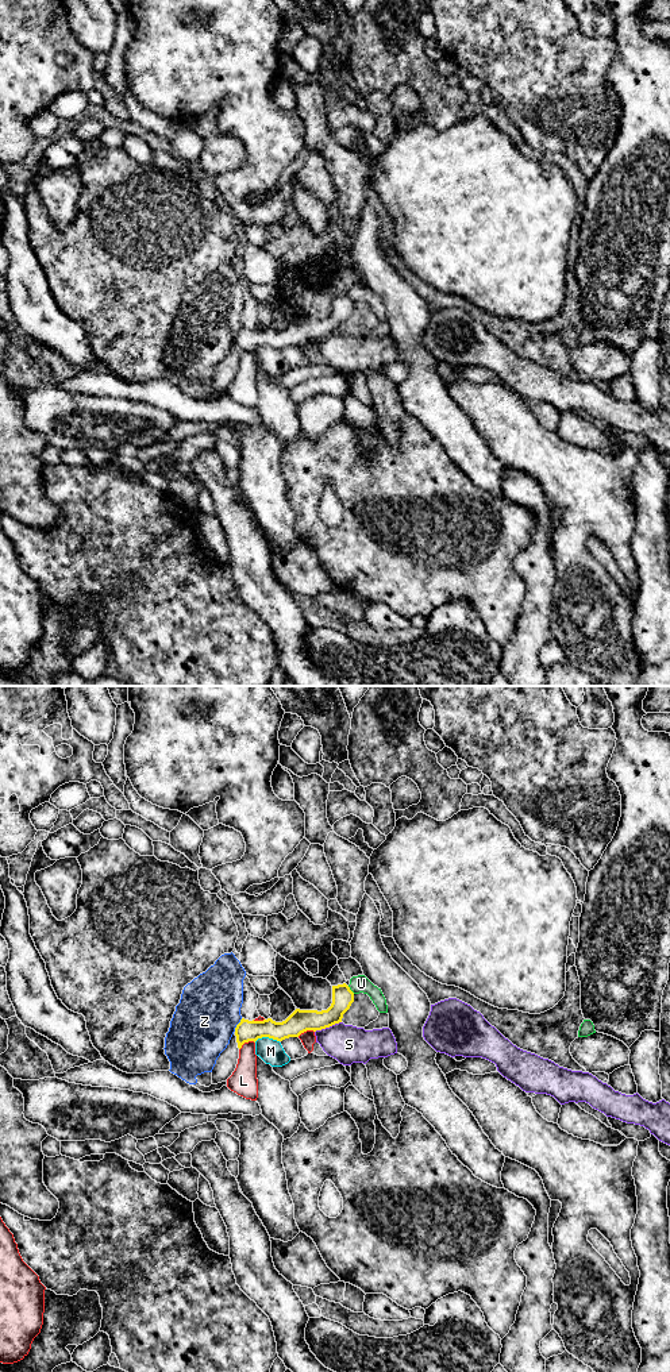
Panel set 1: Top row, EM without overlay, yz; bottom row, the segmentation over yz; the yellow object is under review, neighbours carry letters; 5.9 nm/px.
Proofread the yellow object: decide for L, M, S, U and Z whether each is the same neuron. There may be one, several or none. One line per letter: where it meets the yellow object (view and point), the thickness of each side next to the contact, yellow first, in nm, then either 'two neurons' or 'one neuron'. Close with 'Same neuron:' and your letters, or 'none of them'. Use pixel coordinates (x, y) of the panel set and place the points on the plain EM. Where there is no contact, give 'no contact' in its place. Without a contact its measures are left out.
L: contact yz (246, 350); calibres 130 and 160 nm; two neurons
M: contact yz (266, 345); calibres 140 and 150 nm; two neurons
S: contact yz (327, 335); calibres 140 and 220 nm; two neurons
U: contact yz (350, 299); calibres 130 and 100 nm; two neurons
Z: contact yz (237, 334); calibres 130 and 380 nm; two neurons
Same neuron: none of them

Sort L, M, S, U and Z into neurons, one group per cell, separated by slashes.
L / M / S / U / Z

